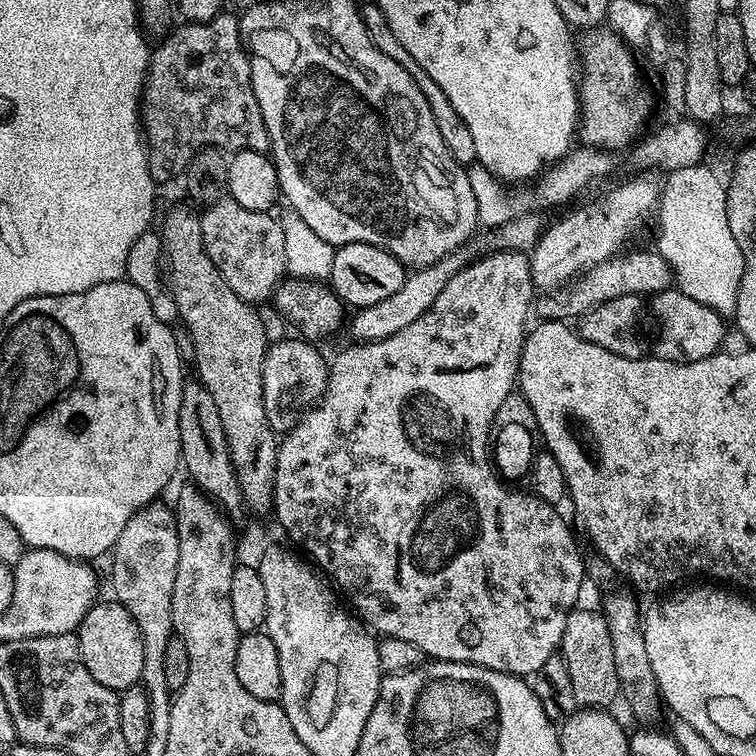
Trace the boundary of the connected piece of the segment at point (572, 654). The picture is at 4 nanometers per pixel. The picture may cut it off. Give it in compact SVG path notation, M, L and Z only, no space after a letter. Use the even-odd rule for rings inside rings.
M583 606L573 610L566 618L566 630L558 652L564 657L566 670L570 670L570 686L574 686L577 705L604 708L615 696L621 695L618 670L614 664L614 642L606 618L599 611L591 612Z

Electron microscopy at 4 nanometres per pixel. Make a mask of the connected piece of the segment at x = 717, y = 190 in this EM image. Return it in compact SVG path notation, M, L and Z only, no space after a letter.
M701 162L674 168L665 175L668 177L663 177L658 205L660 237L654 248L672 267L675 285L681 292L728 318L736 311L744 255L738 250L738 242L734 242L734 234L730 234L725 181L719 180L706 165Z

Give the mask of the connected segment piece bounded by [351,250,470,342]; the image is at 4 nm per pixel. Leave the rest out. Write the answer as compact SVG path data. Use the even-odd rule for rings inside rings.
M464 250L452 252L430 266L409 271L404 277L402 286L395 294L390 294L390 298L382 298L382 302L374 302L374 306L366 306L355 313L356 317L352 320L353 337L351 339L356 342L367 342L390 338L390 334L398 334L398 330L422 318L422 314L430 310L430 306L434 306L434 298L438 298L438 294L446 290L446 282L450 282L450 278L454 278L454 274L461 272L464 265L469 263L470 256L466 253L467 251Z

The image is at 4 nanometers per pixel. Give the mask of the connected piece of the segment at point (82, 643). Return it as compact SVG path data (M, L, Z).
M115 602L93 604L86 618L82 618L75 638L86 670L94 674L94 682L102 682L102 686L113 688L117 694L130 686L140 684L142 634L138 634L138 622L130 618L130 614L122 605Z

